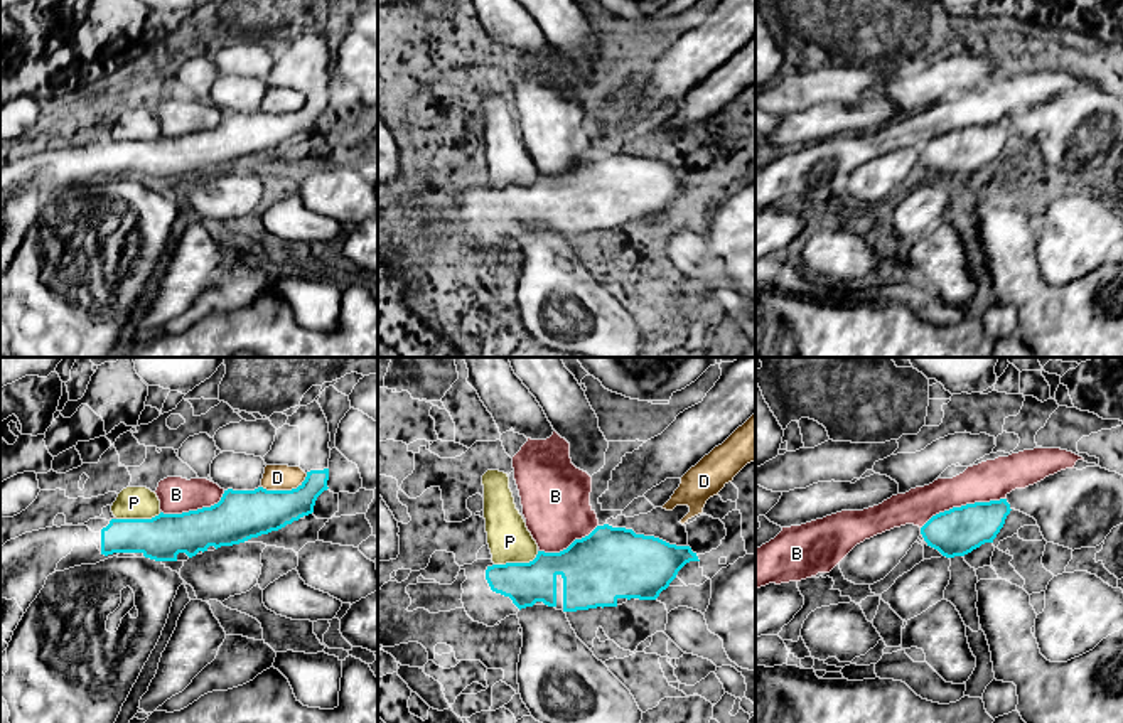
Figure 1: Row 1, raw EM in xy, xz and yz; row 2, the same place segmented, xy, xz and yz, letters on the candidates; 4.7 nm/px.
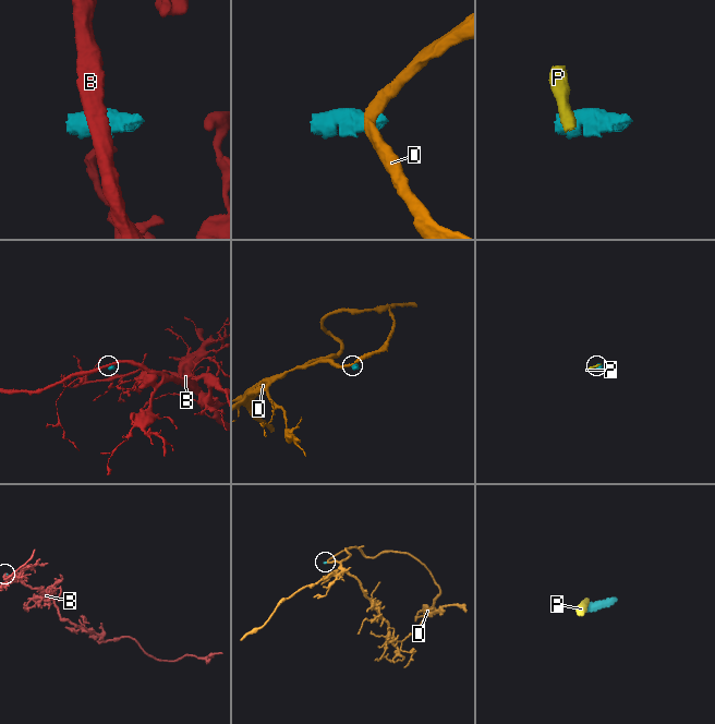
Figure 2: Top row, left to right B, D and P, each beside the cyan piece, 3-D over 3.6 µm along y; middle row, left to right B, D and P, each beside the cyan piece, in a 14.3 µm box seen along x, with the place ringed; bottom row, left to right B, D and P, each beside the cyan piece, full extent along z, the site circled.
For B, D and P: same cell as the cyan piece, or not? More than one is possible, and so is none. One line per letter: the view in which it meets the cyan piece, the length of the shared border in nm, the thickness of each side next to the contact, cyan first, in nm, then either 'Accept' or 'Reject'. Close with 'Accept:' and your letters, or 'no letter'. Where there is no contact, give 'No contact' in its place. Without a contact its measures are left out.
B: Touches cyan in yz. Shared border 420 nm. Thickness 220 nm (cyan) against 190 nm. Reject
D: Touches cyan in xy. Shared border 240 nm. Thickness 240 nm (cyan) against 130 nm. Reject
P: Touches cyan in xz. Shared border 220 nm. Thickness 200 nm (cyan) against 200 nm. Reject
Accept: no letter

